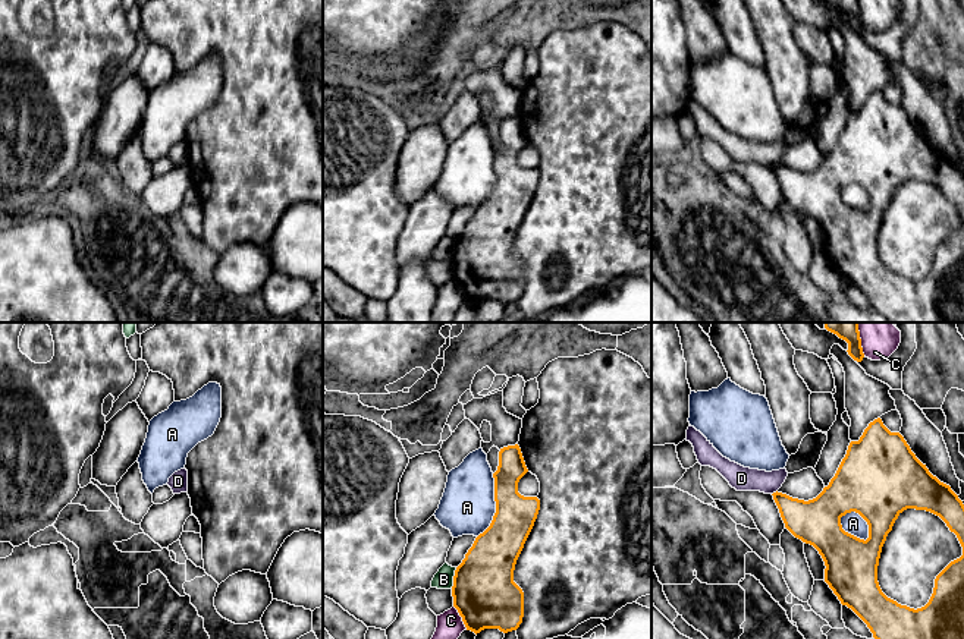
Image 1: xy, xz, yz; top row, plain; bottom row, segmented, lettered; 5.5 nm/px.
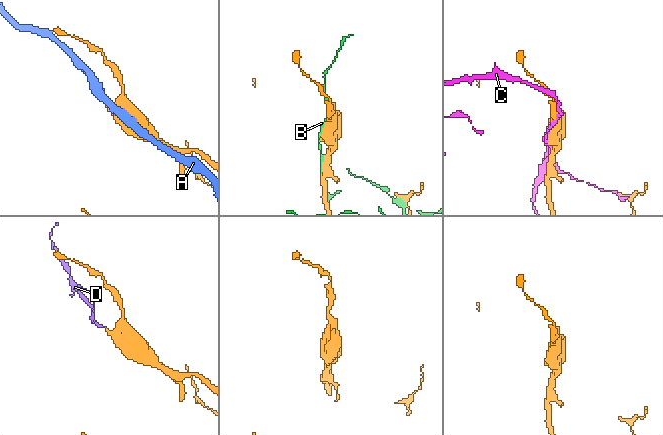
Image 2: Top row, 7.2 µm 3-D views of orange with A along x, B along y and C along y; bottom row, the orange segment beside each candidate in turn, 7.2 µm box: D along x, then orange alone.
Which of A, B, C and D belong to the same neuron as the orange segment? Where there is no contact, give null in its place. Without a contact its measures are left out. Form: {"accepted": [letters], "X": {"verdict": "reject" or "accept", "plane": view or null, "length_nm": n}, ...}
{"accepted": [], "A": {"verdict": "reject", "plane": "yz", "length_nm": 200}, "B": {"verdict": "reject", "plane": "xz", "length_nm": 120}, "C": {"verdict": "reject", "plane": "xz", "length_nm": 150}, "D": {"verdict": "reject", "plane": "yz", "length_nm": 40}}

